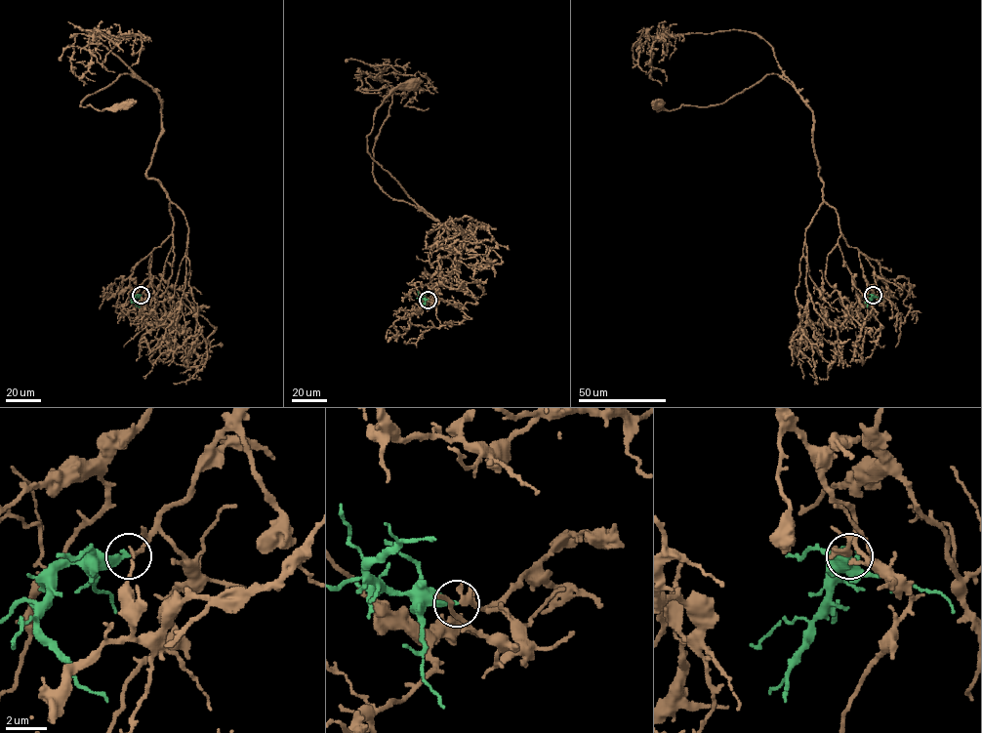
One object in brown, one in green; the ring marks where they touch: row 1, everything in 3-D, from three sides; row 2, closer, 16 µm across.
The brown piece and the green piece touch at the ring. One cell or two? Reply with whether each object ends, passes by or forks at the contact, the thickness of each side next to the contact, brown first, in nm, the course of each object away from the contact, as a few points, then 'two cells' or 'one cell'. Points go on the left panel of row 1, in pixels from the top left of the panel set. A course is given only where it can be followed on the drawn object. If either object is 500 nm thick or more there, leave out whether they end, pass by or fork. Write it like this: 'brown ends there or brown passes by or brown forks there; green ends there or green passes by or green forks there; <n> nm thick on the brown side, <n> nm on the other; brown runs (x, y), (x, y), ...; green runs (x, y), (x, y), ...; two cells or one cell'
brown passes by; green ends there; 200 nm thick on the brown side, 380 nm on the other; brown runs (142, 295), (151, 251), (174, 225), (167, 192), (146, 176), (161, 101), (123, 73), (80, 105), (124, 106); green runs (142, 295), (137, 295), (133, 301), (140, 307); one cell

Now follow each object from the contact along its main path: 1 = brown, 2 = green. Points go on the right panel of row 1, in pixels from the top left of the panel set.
1: (873, 295), (859, 251), (824, 200), (813, 111), (792, 85), (770, 73), (725, 101), (655, 106)
2: (873, 295), (868, 307)

